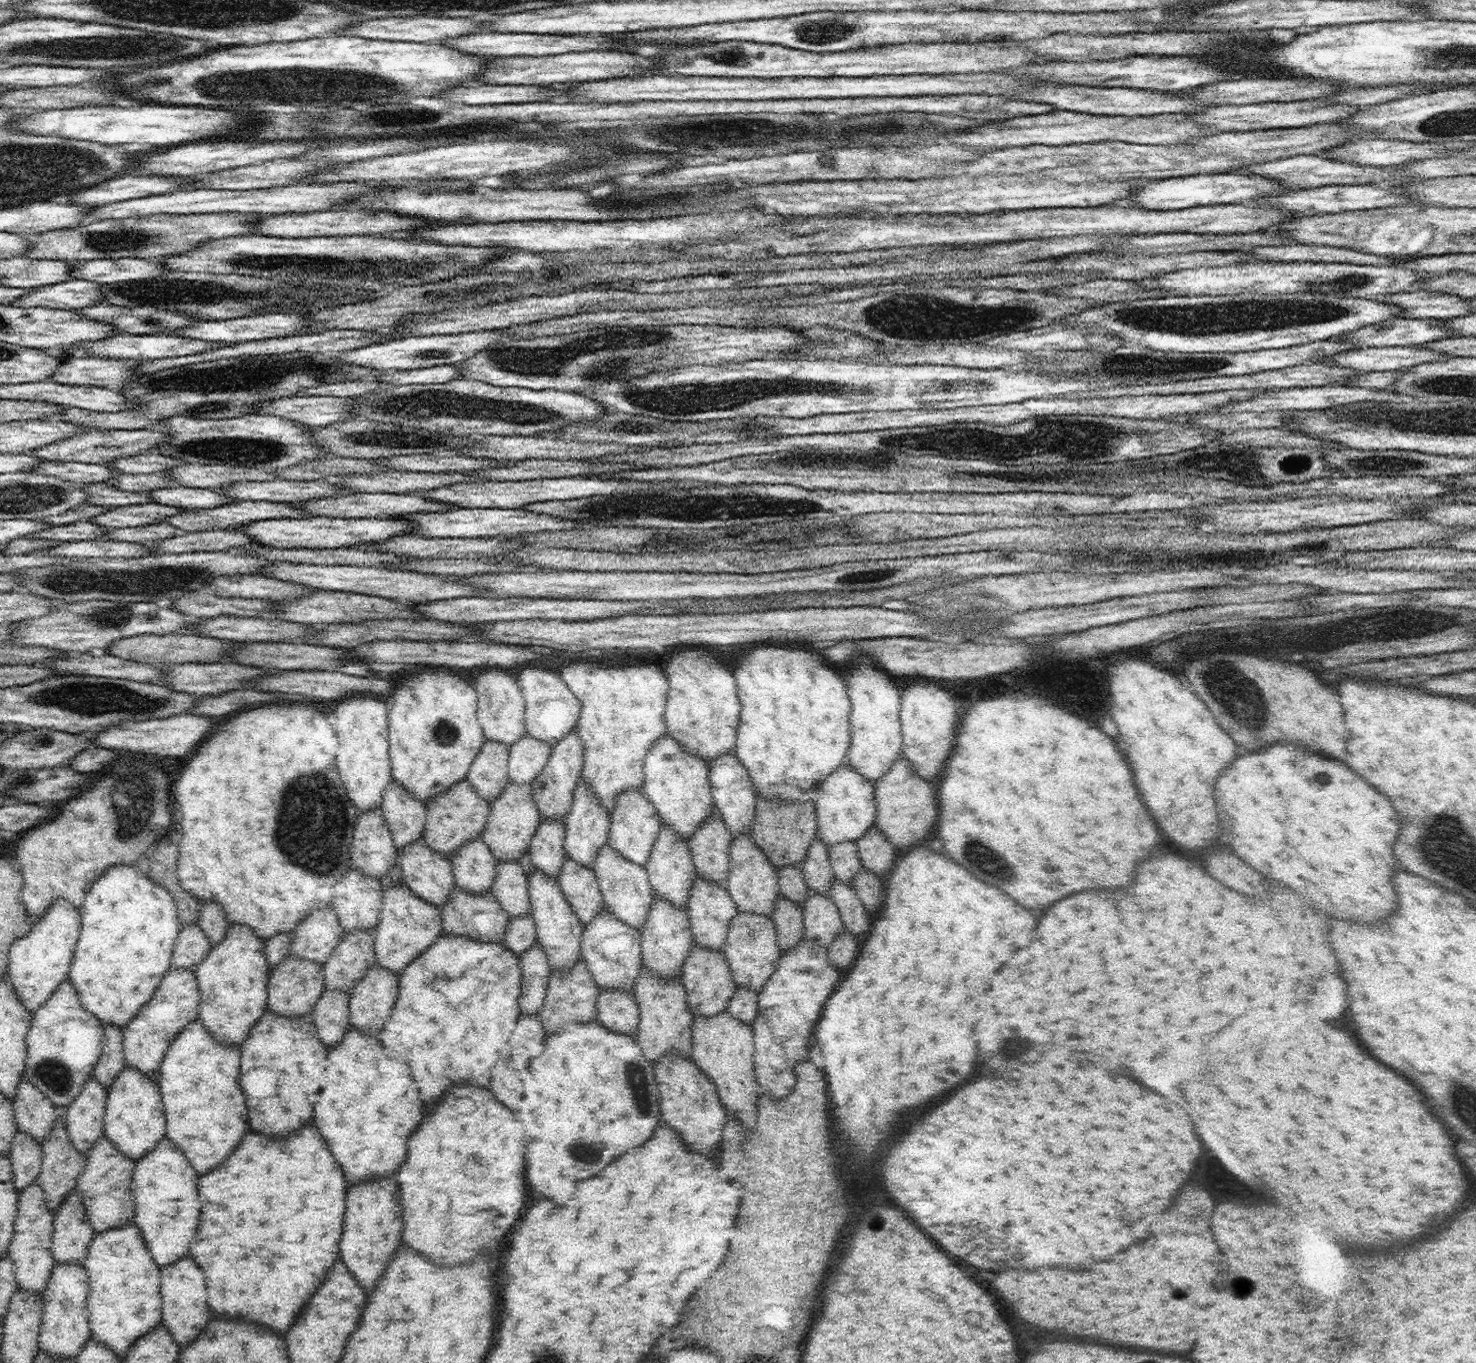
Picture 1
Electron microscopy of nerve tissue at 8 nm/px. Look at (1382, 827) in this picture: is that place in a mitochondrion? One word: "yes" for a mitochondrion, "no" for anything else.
no

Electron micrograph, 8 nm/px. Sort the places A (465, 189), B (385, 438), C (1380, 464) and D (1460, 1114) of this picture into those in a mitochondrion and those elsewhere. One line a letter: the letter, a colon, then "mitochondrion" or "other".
A: mitochondrion
B: mitochondrion
C: mitochondrion
D: mitochondrion

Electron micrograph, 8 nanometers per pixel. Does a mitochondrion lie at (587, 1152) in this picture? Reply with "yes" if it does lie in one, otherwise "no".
yes

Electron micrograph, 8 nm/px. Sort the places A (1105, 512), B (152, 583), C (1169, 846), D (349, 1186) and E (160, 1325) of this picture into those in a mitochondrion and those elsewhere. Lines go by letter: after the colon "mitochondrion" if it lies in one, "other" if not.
A: other
B: mitochondrion
C: other
D: other
E: other

